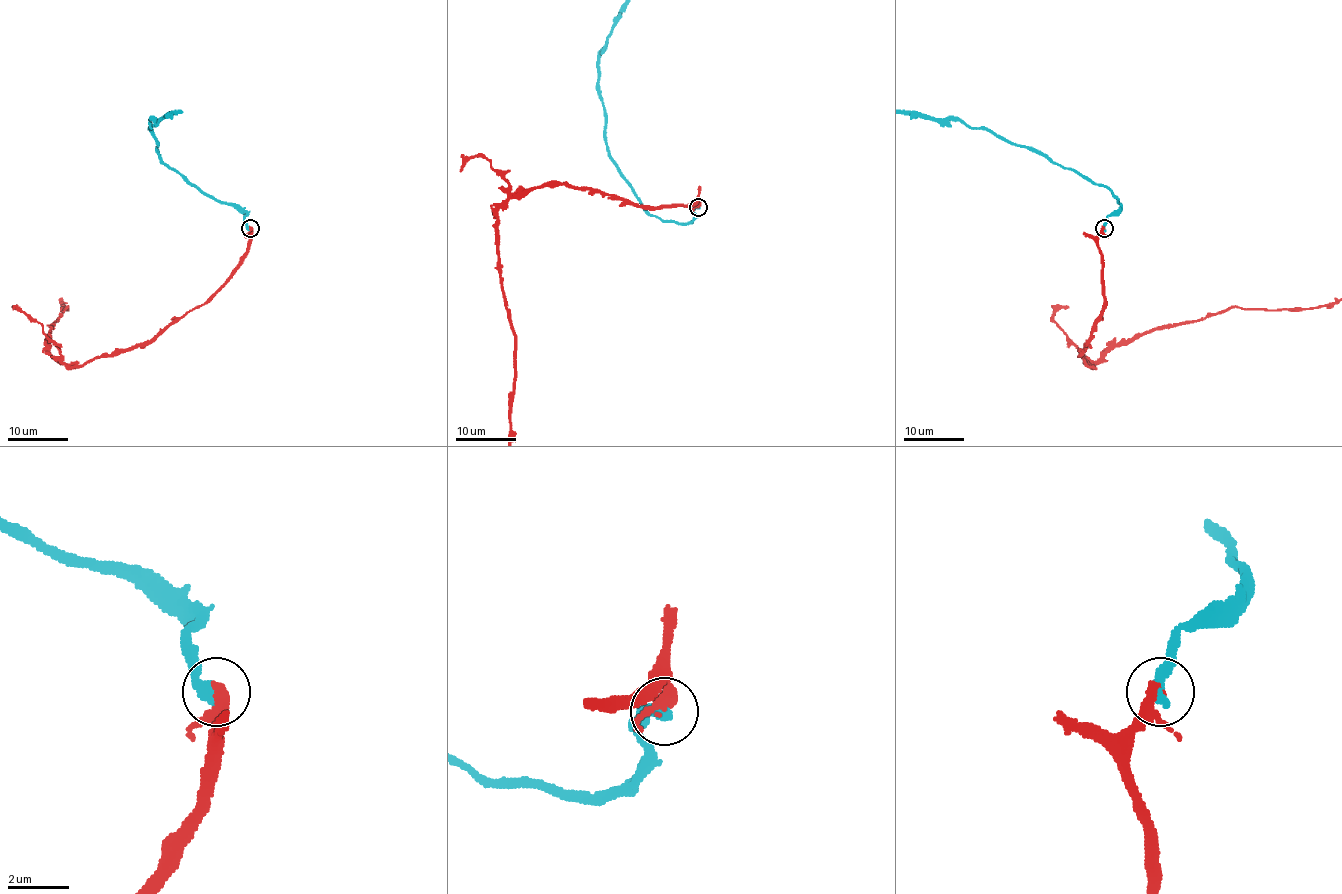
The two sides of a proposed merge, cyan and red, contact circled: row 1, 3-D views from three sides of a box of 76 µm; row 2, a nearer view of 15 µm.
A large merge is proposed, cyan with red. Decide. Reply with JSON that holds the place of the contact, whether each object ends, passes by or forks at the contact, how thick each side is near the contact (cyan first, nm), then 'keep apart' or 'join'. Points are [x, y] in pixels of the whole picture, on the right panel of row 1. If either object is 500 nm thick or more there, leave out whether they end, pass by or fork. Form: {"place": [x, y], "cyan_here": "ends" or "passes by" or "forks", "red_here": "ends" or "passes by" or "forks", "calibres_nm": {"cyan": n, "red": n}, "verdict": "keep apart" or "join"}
{"place": [1104, 228], "cyan_here": "ends", "red_here": "ends", "calibres_nm": {"cyan": 480, "red": 340}, "verdict": "keep apart"}

